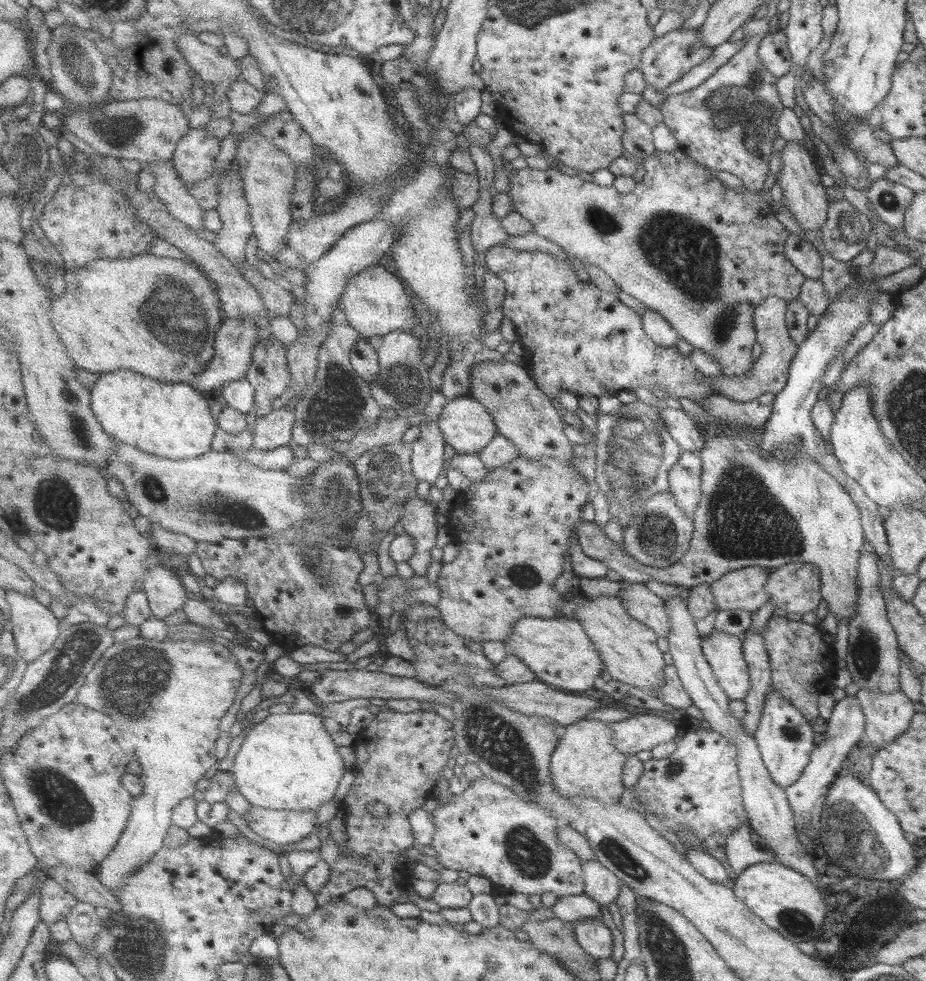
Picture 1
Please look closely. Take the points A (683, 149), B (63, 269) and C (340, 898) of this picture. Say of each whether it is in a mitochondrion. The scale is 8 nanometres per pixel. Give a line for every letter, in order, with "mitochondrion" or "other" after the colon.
A: other
B: other
C: other

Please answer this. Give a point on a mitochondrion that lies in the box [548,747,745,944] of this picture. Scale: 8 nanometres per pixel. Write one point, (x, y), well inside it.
(622, 857)

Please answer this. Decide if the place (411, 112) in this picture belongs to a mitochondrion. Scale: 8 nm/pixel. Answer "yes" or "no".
yes

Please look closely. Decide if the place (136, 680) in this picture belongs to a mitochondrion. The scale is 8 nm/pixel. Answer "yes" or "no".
yes

